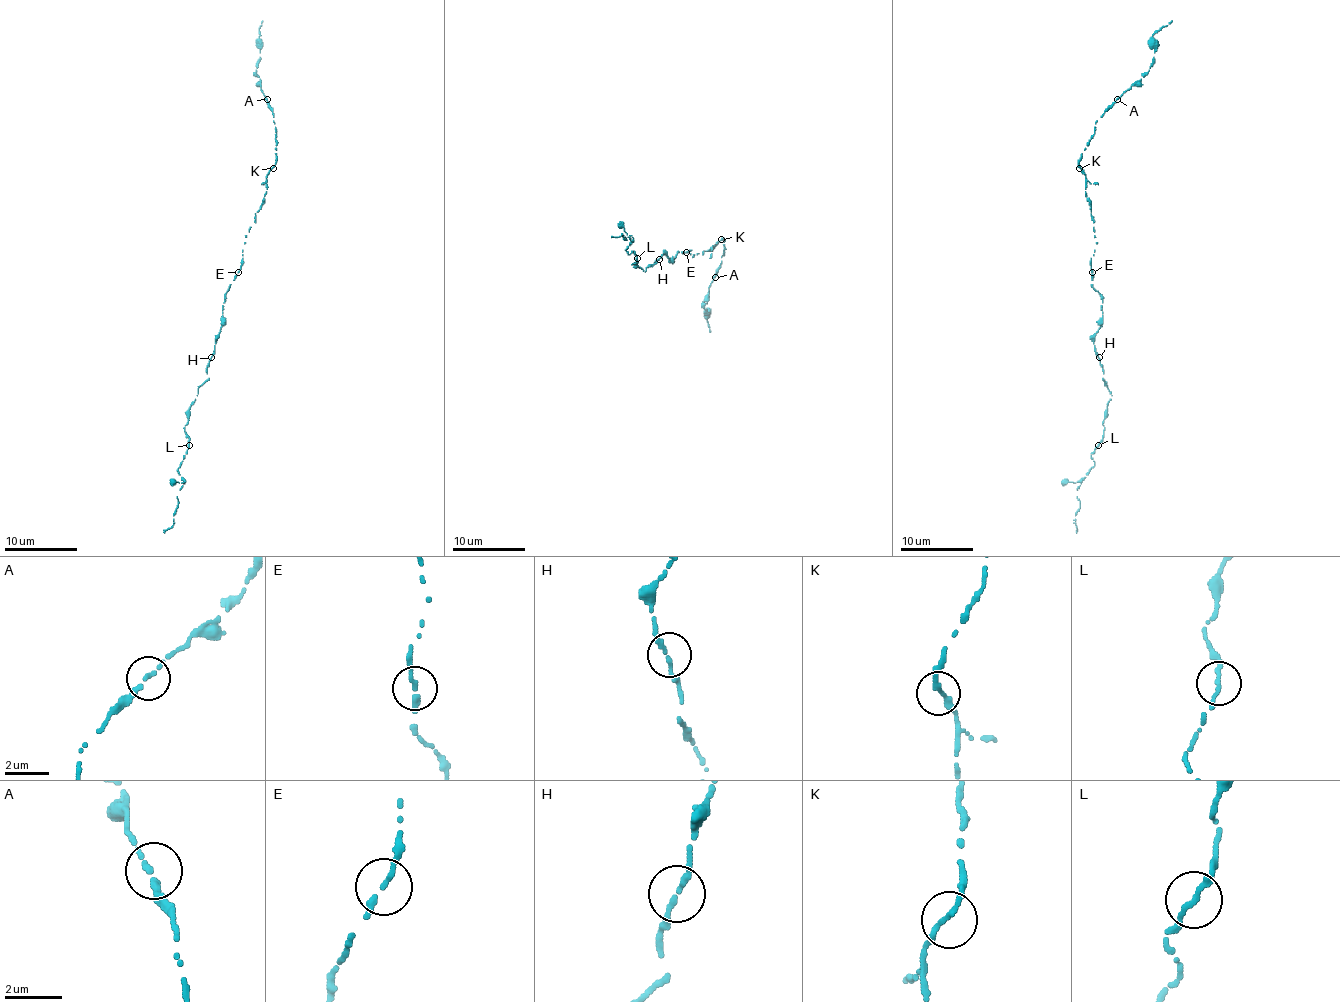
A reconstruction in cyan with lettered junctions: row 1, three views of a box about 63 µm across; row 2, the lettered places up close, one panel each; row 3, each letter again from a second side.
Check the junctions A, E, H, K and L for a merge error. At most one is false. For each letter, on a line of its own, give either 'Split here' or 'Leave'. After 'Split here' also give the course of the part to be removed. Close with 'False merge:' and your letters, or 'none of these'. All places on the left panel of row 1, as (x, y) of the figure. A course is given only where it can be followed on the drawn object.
A: Leave
E: Leave
H: Leave
K: Leave
L: Leave
False merge: none of these

